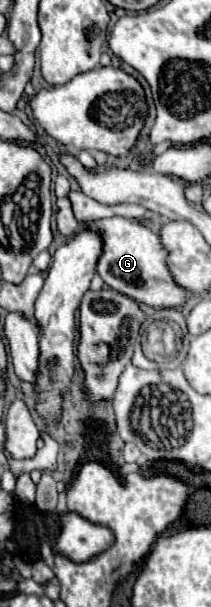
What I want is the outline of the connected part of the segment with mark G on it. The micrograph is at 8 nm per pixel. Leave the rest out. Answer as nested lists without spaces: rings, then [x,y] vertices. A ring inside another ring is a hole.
[[[69,197],[57,199],[55,205],[57,205],[57,229],[63,237],[75,237],[75,233],[79,233],[81,229],[91,229],[91,231],[101,233],[103,253],[97,261],[97,273],[101,275],[101,279],[107,285],[129,295],[131,299],[135,299],[139,303],[147,303],[155,309],[179,307],[187,301],[189,293],[185,289],[177,287],[173,277],[167,271],[167,265],[165,265],[167,251],[163,249],[157,233],[149,231],[147,227],[143,227],[137,221],[127,219],[127,217],[109,217],[109,219],[97,219],[97,221],[81,223],[73,215]]]

